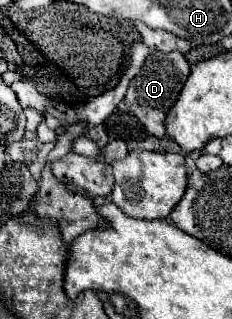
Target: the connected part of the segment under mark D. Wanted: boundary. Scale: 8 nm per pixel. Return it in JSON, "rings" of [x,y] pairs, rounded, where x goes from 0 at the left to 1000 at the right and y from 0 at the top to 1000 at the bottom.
{"rings":[[[651,163],[608,226],[565,251],[539,320],[642,420],[677,433],[711,426],[711,357],[737,339],[737,326],[763,313],[763,295],[789,276],[806,238],[815,238],[815,201],[780,163]]]}

